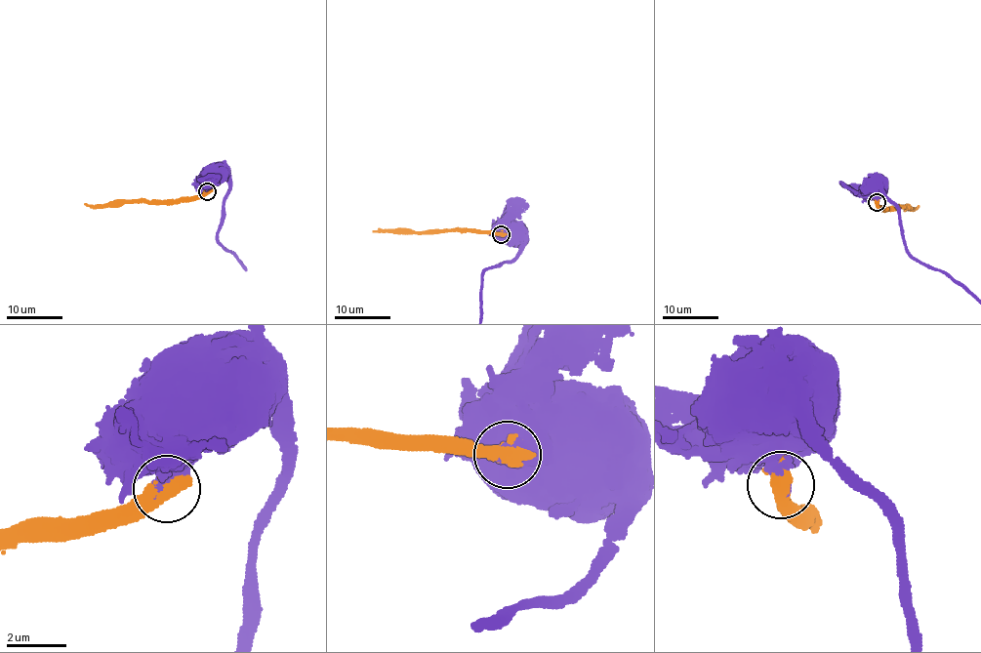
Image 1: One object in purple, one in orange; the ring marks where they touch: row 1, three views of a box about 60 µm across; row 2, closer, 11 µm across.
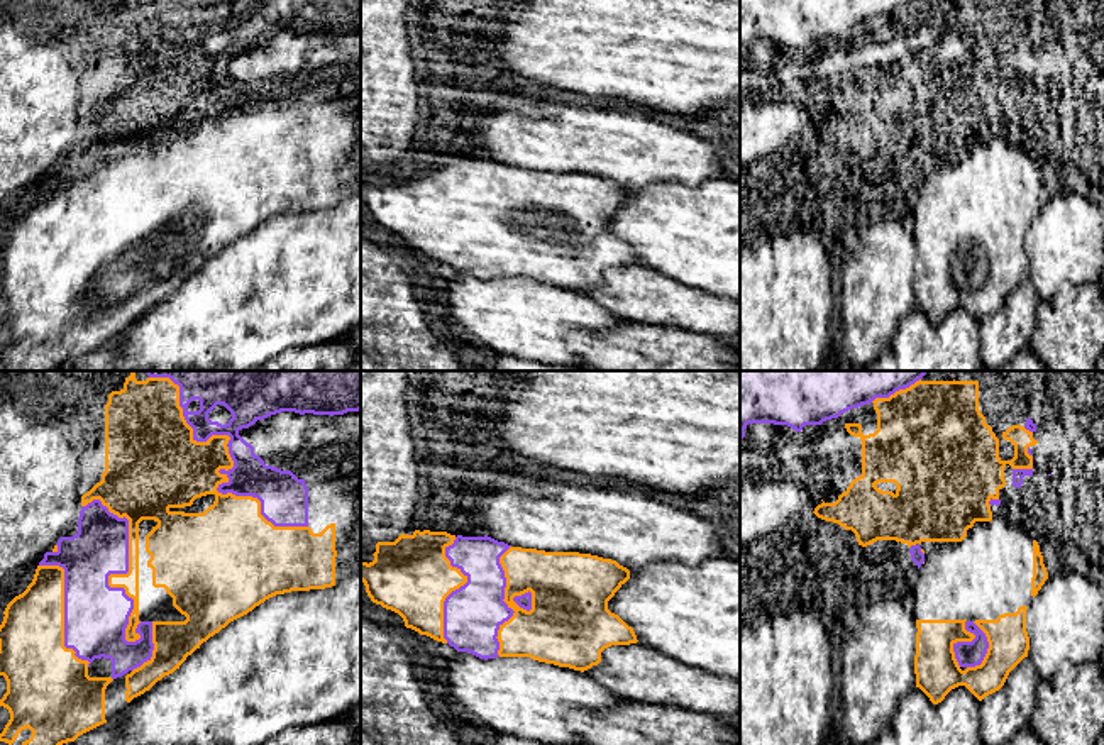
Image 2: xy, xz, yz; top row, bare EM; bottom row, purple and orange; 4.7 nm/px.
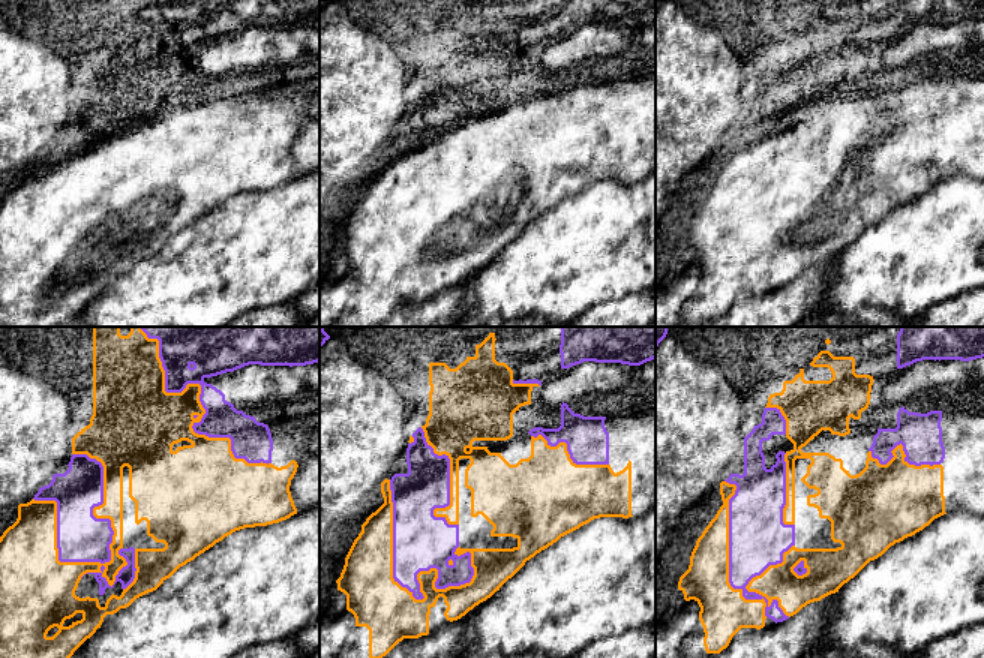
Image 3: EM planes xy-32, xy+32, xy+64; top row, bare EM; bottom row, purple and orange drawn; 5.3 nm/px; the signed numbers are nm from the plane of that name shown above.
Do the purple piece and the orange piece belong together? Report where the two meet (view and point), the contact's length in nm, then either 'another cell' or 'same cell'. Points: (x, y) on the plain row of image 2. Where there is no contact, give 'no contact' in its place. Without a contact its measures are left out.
meets purple in xy at (232, 88); contact 950 nm long; another cell

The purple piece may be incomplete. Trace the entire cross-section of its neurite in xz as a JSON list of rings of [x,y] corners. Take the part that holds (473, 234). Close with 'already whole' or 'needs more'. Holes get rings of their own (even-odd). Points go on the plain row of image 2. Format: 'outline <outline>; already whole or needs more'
outline [[[488,156],[462,157],[445,168],[445,178],[467,203],[452,212],[444,222],[444,259],[457,273],[479,279],[500,278],[498,251],[513,237],[503,222],[506,198],[500,178],[511,166]]]; already whole

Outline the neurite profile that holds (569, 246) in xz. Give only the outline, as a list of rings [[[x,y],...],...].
[[[510,168],[500,178],[500,185],[506,198],[503,222],[515,232],[508,242],[500,246],[496,257],[500,262],[500,278],[530,278],[538,283],[584,293],[601,283],[601,273],[604,269],[638,262],[633,249],[608,230],[608,222],[630,200],[630,191],[616,181],[579,173],[545,173],[537,169]],[[528,212],[532,213],[530,232],[520,229],[513,222],[515,217],[522,217]]]

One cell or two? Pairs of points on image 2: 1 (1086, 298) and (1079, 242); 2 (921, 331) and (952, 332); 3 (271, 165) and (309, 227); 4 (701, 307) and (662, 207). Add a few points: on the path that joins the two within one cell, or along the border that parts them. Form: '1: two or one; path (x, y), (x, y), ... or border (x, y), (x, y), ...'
1: two; border (1086, 281), (1079, 285), (1064, 283), (1047, 300)
2: one; path (928, 336), (945, 336)
3: two; border (336, 205), (276, 214), (261, 222)
4: two; border (656, 271), (722, 298)

